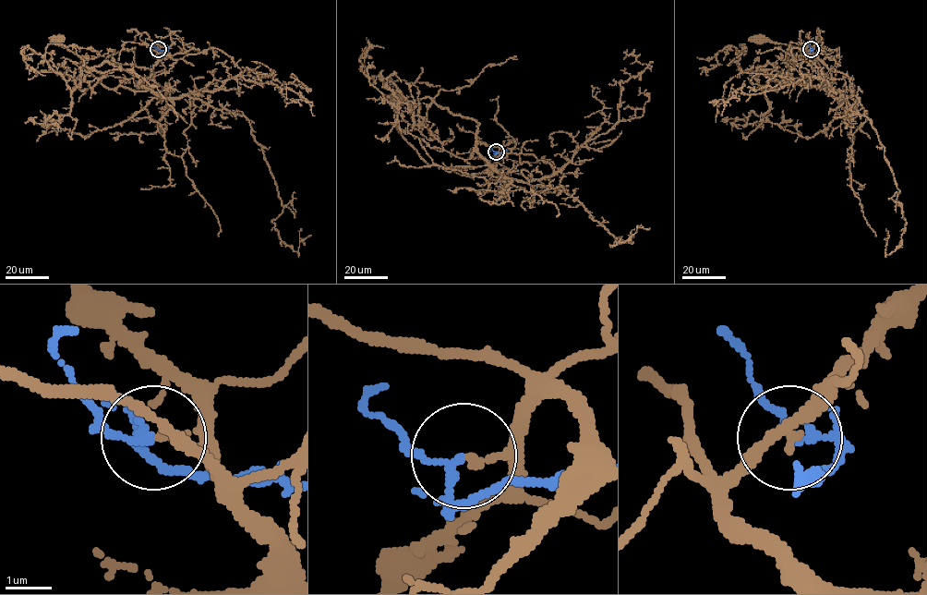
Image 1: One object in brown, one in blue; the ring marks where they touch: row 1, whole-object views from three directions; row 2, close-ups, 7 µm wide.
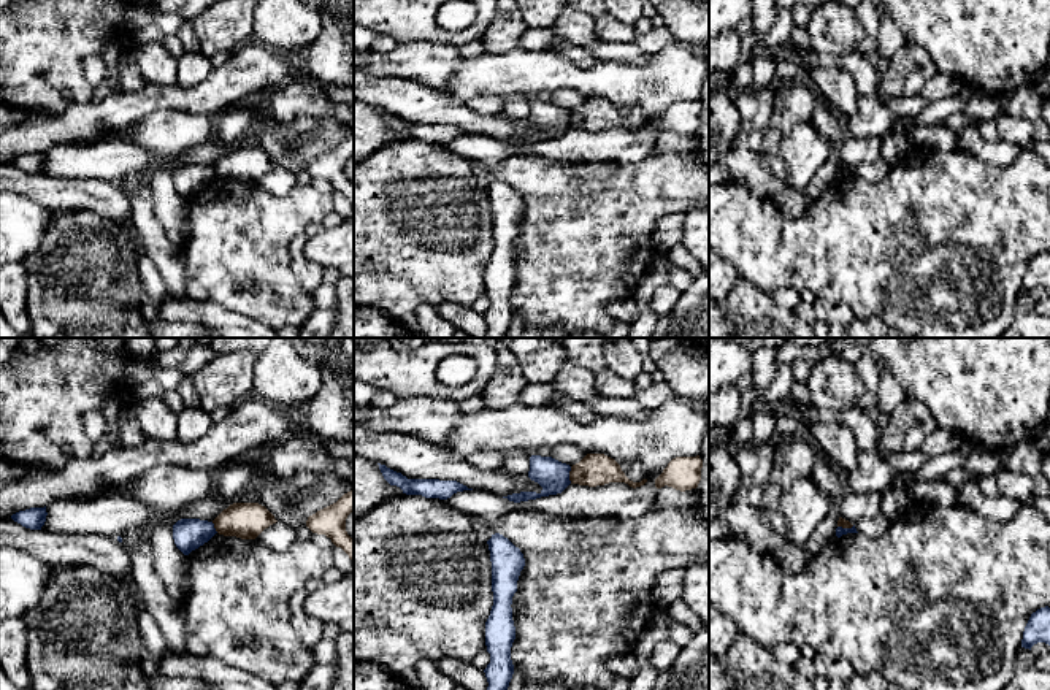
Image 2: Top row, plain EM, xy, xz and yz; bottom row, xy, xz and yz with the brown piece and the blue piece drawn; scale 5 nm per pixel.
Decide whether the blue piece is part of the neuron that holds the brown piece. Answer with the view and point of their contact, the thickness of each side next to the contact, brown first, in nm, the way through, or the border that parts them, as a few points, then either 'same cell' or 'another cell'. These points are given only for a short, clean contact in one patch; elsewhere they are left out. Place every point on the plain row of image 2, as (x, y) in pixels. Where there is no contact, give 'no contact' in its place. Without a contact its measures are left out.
meets brown in xz at (570, 119); 160 nm thick on the brown side, 160 nm on the other; border along xz (571, 111), (570, 127); another cell

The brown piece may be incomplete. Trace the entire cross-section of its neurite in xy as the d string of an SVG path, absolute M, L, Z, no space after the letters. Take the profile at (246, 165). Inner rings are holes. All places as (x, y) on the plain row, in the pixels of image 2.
M233 148L213 165L219 179L241 184L255 184L276 167L274 160L259 148Z

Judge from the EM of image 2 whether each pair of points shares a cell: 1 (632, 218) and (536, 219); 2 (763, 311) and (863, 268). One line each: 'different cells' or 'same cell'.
1: same cell
2: different cells

